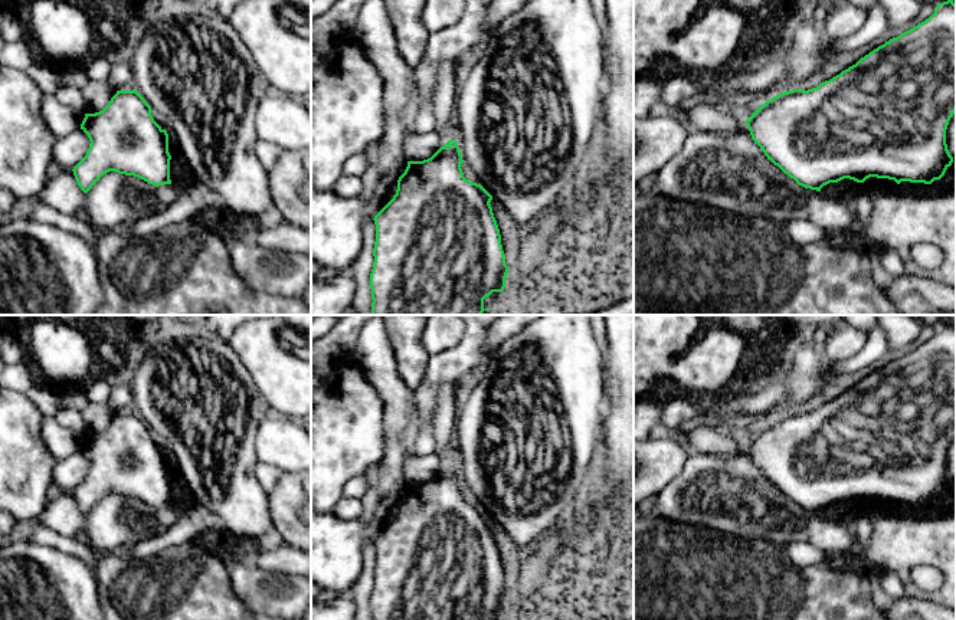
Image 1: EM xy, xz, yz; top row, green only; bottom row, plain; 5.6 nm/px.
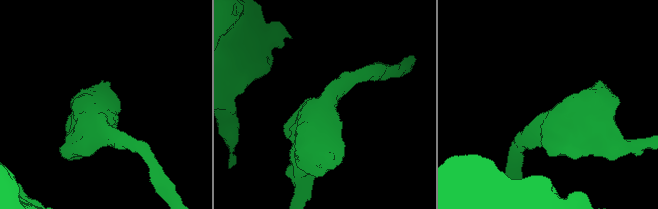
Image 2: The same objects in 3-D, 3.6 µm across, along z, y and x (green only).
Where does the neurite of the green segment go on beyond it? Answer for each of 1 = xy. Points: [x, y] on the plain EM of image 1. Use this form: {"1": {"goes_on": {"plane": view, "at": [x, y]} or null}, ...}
{"1": {"goes_on": null}}

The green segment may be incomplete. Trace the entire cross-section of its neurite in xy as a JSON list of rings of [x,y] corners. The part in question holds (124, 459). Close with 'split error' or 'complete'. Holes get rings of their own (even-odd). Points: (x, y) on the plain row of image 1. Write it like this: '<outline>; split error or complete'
[[[135,411],[117,413],[102,433],[85,436],[81,452],[91,466],[86,478],[72,493],[84,515],[88,515],[109,493],[138,499],[155,509],[171,506],[168,456],[154,443],[151,429]]]; complete

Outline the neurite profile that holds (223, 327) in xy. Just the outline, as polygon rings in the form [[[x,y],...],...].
[[[207,315],[206,325],[217,339],[227,341],[233,332],[246,322],[256,319],[276,319],[282,315]]]

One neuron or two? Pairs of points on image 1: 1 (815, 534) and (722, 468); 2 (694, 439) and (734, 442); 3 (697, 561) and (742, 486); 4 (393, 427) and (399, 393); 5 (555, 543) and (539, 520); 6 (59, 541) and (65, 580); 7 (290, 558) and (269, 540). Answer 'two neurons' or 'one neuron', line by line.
1: one neuron
2: one neuron
3: two neurons
4: one neuron
5: two neurons
6: two neurons
7: two neurons

